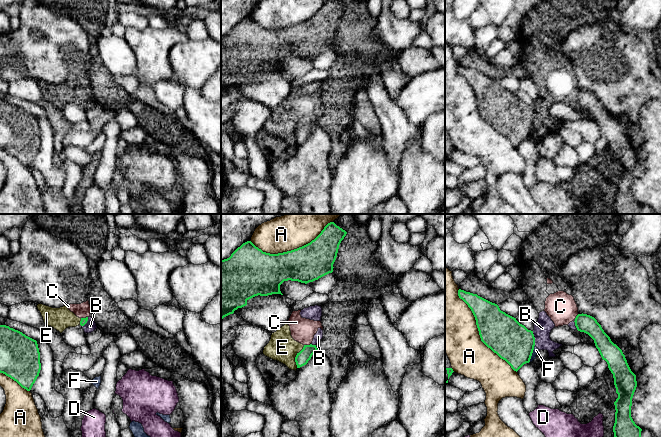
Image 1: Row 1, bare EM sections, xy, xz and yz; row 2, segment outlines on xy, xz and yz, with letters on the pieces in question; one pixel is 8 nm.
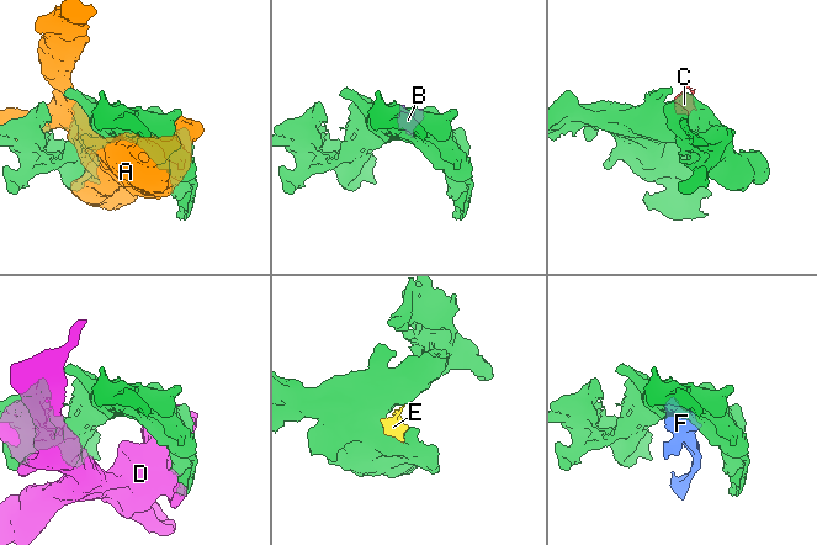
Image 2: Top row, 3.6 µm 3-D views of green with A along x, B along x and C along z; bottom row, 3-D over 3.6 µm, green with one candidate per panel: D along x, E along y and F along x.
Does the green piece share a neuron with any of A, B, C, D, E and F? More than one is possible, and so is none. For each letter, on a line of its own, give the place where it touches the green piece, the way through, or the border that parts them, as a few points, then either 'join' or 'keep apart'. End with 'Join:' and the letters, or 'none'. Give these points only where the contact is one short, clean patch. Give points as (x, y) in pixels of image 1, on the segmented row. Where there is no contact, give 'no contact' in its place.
A: meets green in yz at (479, 332); keep apart
B: meets green in yz at (534, 338); keep apart
C: meets green in xz at (307, 345); border along xz (310, 343), (304, 345); keep apart
D: meets green in yz at (616, 389); keep apart
E: meets green in xz at (296, 356); border along xz (304, 345), (295, 357), (296, 367); keep apart
F: meets green in yz at (531, 354); border along yz (534, 345), (528, 362); keep apart
Join: none

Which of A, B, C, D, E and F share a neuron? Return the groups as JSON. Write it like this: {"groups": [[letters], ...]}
{"groups": [["A"], ["B", "C", "E", "F"], ["D"]]}

